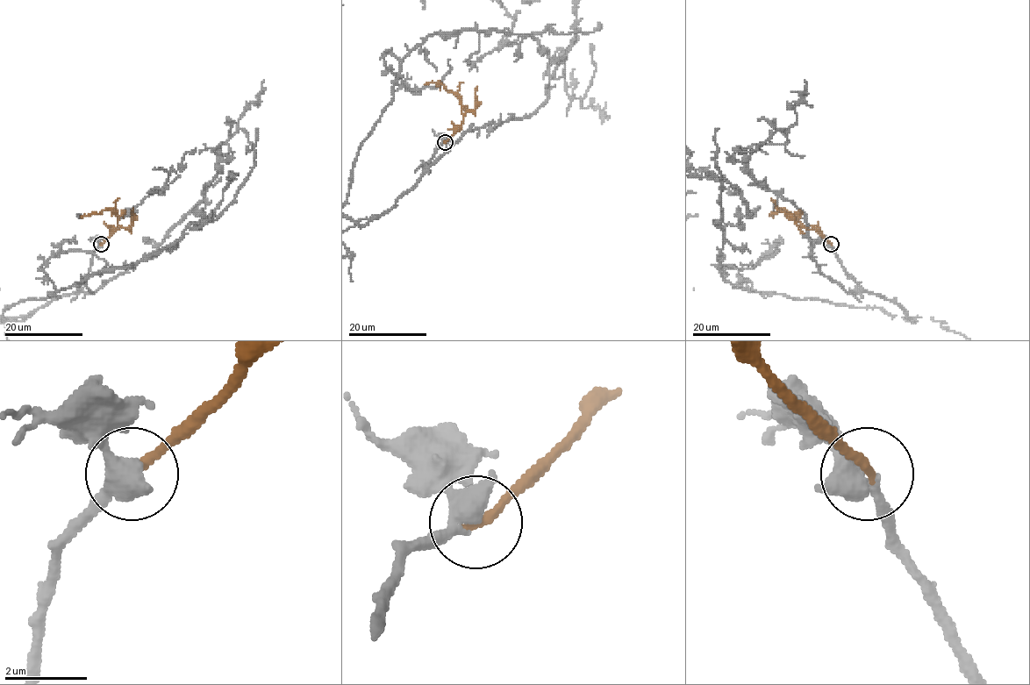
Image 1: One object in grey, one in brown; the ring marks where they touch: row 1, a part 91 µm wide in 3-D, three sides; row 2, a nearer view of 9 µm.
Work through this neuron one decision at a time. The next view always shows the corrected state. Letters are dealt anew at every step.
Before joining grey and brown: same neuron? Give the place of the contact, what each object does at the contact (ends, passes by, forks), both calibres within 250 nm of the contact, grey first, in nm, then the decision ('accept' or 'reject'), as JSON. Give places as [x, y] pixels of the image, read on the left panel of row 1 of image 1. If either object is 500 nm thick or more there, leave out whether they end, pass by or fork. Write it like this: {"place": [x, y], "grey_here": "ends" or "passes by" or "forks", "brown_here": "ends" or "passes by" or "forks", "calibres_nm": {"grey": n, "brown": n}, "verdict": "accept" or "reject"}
{"place": [101, 244], "grey_here": "forks", "brown_here": "ends", "calibres_nm": {"grey": 400, "brown": 240}, "verdict": "accept"}

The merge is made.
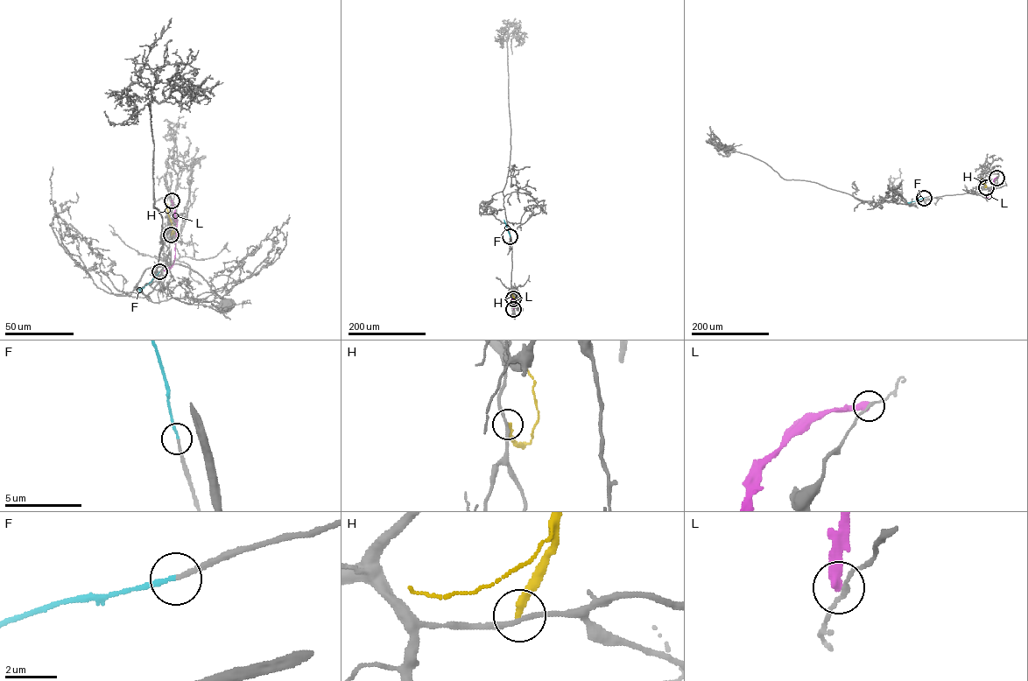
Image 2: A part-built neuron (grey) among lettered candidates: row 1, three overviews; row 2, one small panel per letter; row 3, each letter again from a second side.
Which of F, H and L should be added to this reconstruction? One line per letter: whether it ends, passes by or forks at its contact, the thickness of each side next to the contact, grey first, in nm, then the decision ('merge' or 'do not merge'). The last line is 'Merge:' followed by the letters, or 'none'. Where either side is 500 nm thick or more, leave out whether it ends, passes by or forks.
F: it ends there; 170 nm thick on the grey side, 160 nm on the other; merge
H: it ends there; 180 nm thick on the grey side, 260 nm on the other; do not merge
L: it ends there; 170 nm thick on the grey side, 440 nm on the other; do not merge
Merge: F

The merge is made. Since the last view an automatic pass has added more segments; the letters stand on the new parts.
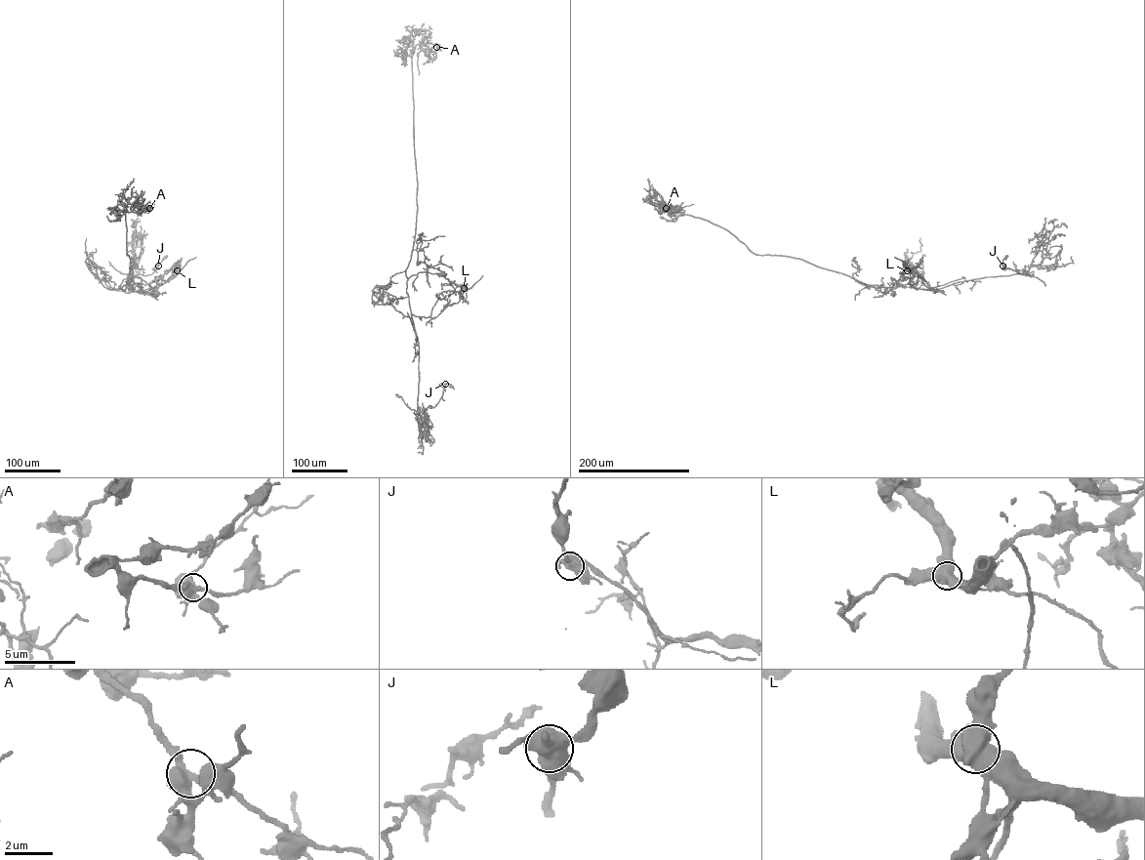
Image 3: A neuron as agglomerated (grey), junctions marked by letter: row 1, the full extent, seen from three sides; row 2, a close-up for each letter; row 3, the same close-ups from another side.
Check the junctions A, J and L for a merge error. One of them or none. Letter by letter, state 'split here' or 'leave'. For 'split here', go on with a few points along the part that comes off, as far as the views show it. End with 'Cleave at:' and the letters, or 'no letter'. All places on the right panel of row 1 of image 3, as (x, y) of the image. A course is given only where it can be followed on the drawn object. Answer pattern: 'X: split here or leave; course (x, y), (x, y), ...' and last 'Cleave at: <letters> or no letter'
A: leave
J: leave
L: split here; course (907, 270), (904, 263), (894, 257)
Cleave at: L

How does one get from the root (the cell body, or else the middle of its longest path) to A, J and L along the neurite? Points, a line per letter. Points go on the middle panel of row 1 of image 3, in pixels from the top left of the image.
A: (442, 274), (420, 272), (408, 278), (406, 274), (417, 211), (413, 48), (424, 39), (436, 47)
J: (442, 274), (412, 275), (406, 291), (419, 346), (418, 404), (421, 411), (437, 403), (445, 384)
L: (442, 274), (420, 272), (408, 279), (406, 291), (412, 314), (433, 318), (448, 306), (460, 301), (464, 288)

